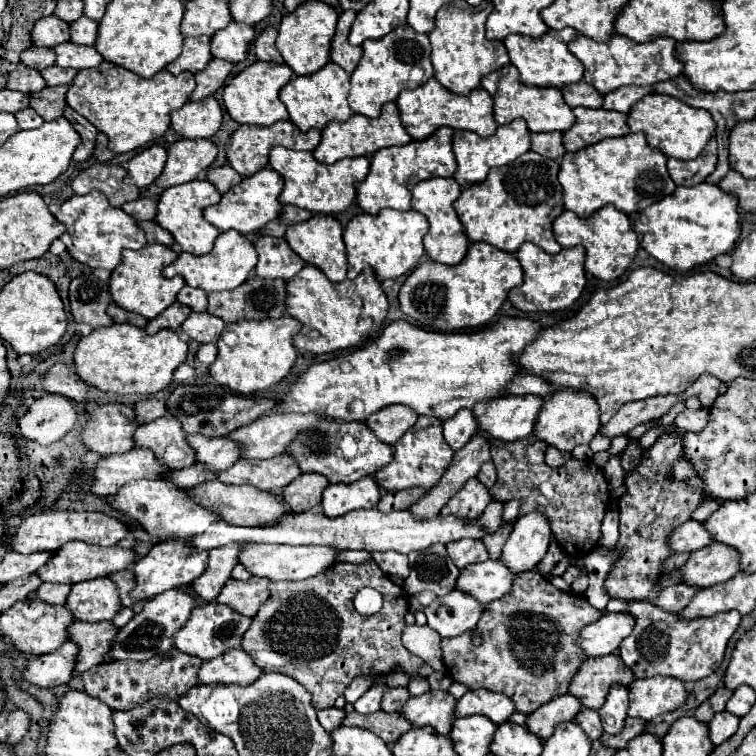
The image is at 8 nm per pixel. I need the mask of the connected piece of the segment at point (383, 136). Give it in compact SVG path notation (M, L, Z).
M388 102L382 106L382 112L378 118L366 118L360 114L352 114L346 122L328 122L326 128L322 128L322 140L314 150L314 158L322 164L334 164L336 160L342 158L352 158L352 156L366 156L370 158L374 152L386 146L400 146L408 144L412 138L404 132L400 126L400 112L394 102Z

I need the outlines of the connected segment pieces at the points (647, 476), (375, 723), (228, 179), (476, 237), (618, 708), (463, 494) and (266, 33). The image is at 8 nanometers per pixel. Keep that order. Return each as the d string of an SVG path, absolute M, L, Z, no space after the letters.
M664 432L654 446L646 450L642 464L630 474L626 474L628 492L620 498L620 540L622 556L614 564L614 572L606 578L604 590L610 598L622 600L642 600L646 596L656 598L660 586L656 578L660 576L660 564L672 556L666 548L666 540L674 528L690 520L690 514L706 500L702 492L702 482L696 478L694 468L682 460L682 440L678 432Z
M382 710L370 714L370 716L362 716L358 712L350 712L346 714L346 718L342 720L342 726L356 726L356 728L366 728L370 732L374 732L376 736L380 736L386 744L396 742L404 732L410 730L410 724L406 724L406 720L402 720L400 714L386 714Z
M220 166L220 168L208 168L206 170L206 180L210 184L214 184L220 194L224 194L224 192L230 190L230 186L234 186L236 182L240 182L242 176L234 174L230 166Z
M532 150L526 152L522 158L506 164L506 166L490 170L484 182L478 182L478 184L464 188L460 198L456 200L454 208L456 208L456 214L464 226L464 232L466 232L470 242L488 242L488 244L496 246L498 250L512 252L512 254L524 242L532 242L532 244L540 246L546 254L556 254L558 250L562 250L552 234L552 222L564 210L562 188L558 186L558 162L544 158L544 156L538 156Z
M616 682L616 684L610 686L606 702L598 710L598 714L602 718L604 732L618 734L622 730L622 726L624 726L626 712L628 712L628 690L622 684Z
M470 478L460 492L456 492L440 510L440 516L460 516L464 520L476 520L482 516L484 508L490 504L488 488L478 482L476 478Z
M274 26L264 28L264 30L256 36L256 40L254 40L254 50L256 50L258 60L270 60L270 62L278 62L278 64L284 62L282 56L280 56L280 52L278 52L276 46L274 46L276 36L278 36L278 32L276 32Z

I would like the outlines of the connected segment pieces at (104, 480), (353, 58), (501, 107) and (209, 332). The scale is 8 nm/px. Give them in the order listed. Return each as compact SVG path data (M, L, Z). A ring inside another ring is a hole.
M134 448L130 452L124 454L110 454L110 456L102 456L94 470L92 470L92 488L90 492L96 496L108 496L118 492L118 488L126 482L134 482L134 480L142 480L142 478L160 478L162 472L166 472L168 468L162 468L162 464L158 464L158 460L154 460L154 454L146 448Z
M342 12L340 14L336 34L334 34L332 46L330 46L330 60L334 64L338 64L340 68L344 68L348 74L356 68L356 64L362 56L360 46L348 44L348 32L350 32L350 26L352 26L354 18L356 18L356 12Z
M512 64L502 66L500 70L494 70L482 78L482 88L486 88L494 98L494 120L498 124L510 124L516 118L524 118L530 132L566 132L574 124L572 108L564 104L562 92L558 88L538 88L538 86L526 86L520 82L518 70ZM490 82L498 82L494 90L490 90Z
M192 312L188 318L186 318L186 322L182 324L182 330L192 338L192 340L196 340L196 342L200 342L200 344L204 344L204 342L218 342L218 336L222 334L222 330L224 330L224 320L220 320L220 318L216 318L216 316L212 316L212 314L208 314L208 312L204 312L204 314L196 314L196 312Z

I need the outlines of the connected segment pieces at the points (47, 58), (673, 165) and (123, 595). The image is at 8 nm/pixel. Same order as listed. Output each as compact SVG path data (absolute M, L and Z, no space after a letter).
M30 46L26 48L22 54L20 54L20 62L28 68L34 68L34 70L44 70L48 66L54 64L54 50L52 48L36 48L36 46Z
M710 138L706 144L706 154L700 154L694 160L676 160L668 158L668 172L676 186L696 186L706 180L716 168L716 138Z
M132 568L118 570L118 572L110 574L108 578L116 584L116 588L118 588L118 592L120 592L120 604L122 604L122 606L132 608L134 612L138 612L138 610L144 606L144 602L130 600L130 596L128 596L128 594L130 594L130 588L134 588L134 574L132 574Z

